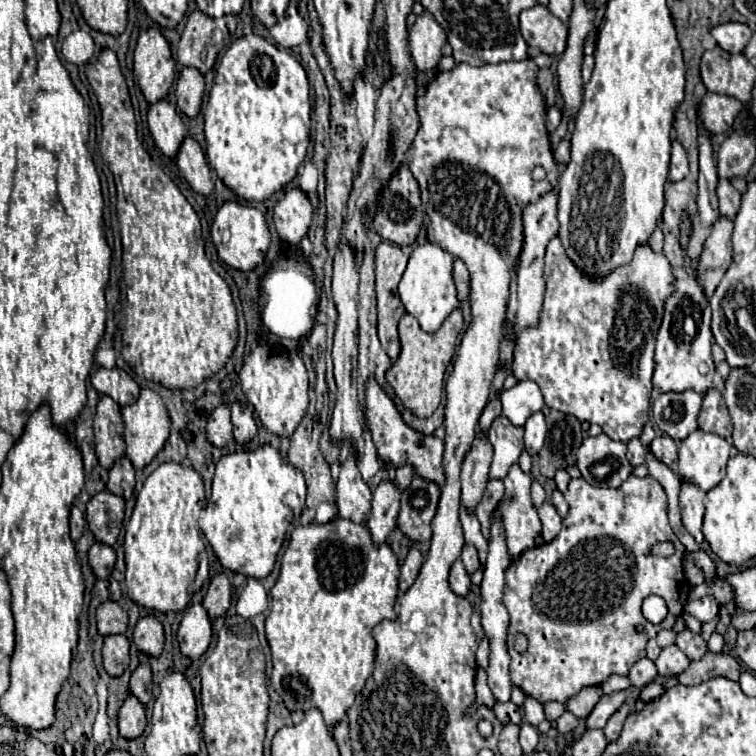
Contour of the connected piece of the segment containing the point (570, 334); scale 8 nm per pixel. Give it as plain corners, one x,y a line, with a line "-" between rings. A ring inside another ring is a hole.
553,237
547,245
545,253
545,297
543,297
543,309
539,313
539,325
531,329
523,329
519,333
515,353
513,353
513,375
517,379
533,379
545,397
545,405
563,413
575,415
579,421
597,423
603,433
607,433
611,439
629,441
633,437
641,435
643,425
649,421
649,399
651,399
651,375
655,369
655,337
647,333
647,345
643,345
643,353
631,361
631,365
615,365
611,361
611,325
615,325
615,313
623,309
623,297
639,297
643,305
647,305
647,313
651,313
651,321
655,325
661,325
663,319
663,305
665,299
675,291
675,275
671,271
671,265
663,253
657,253
647,245
639,245
635,249
635,255
631,263
621,265
619,269
611,271
607,277
589,275
583,269
579,269
565,253
559,237
-
617,379
625,379
623,391
617,391

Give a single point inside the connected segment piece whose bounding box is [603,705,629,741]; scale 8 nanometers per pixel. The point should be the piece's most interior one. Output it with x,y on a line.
615,724

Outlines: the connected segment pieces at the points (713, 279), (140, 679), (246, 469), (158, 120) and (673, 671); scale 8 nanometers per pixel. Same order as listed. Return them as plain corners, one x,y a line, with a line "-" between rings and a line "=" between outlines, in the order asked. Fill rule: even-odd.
721,217
713,225
713,231
707,237
703,253
699,257
697,277
707,297
711,297
711,293
715,291
715,287
719,285
723,273
731,263
731,231
733,231
733,221
=
139,665
133,675
131,675
131,683
129,683
129,691
131,695
135,695
141,705
147,705
147,701
151,699
151,669
149,665
=
261,445
255,451
239,451
221,457
215,467
213,493
205,505
205,513
199,517
199,529
207,537
221,565
233,573
241,573
253,579
265,579
277,561
277,553
285,543
289,525
301,515
305,507
305,479
289,463
283,463
283,457
271,445
=
167,99
157,101
155,105
149,107
147,121
149,121
149,131
151,131
159,151
163,155
167,155
169,159
175,159
179,145
187,137
187,129
183,125
181,117
177,115
175,107
=
669,645
661,651
661,655
655,659
657,671
663,677
675,677
679,673
683,673
689,667
689,659
687,655
677,647
677,645

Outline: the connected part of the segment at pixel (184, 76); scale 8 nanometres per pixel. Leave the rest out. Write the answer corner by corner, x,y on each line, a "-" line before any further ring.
185,67
181,71
181,77
177,81
177,105
187,117
197,117
201,103
203,103
203,93
205,93
205,81
203,75
193,69

